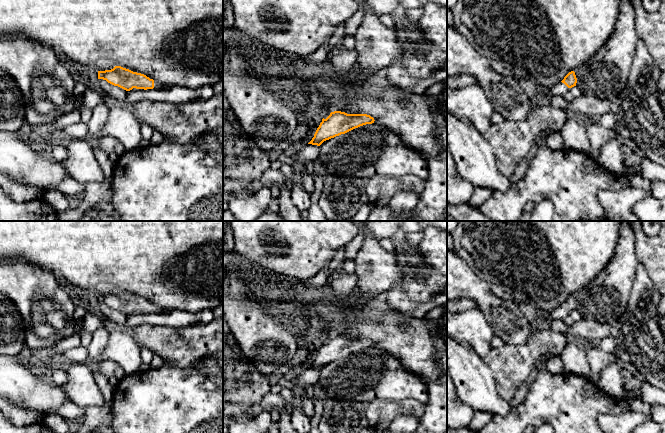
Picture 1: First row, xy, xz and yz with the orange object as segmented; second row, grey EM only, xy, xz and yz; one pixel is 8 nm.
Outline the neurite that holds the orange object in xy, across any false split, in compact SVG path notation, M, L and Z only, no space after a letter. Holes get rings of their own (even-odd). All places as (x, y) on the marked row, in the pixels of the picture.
M115 66L111 70L98 71L98 79L106 80L108 83L118 86L126 91L132 89L167 90L169 88L150 79L144 74L133 72L121 66Z

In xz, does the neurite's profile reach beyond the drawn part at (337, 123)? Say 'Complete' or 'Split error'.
Complete

